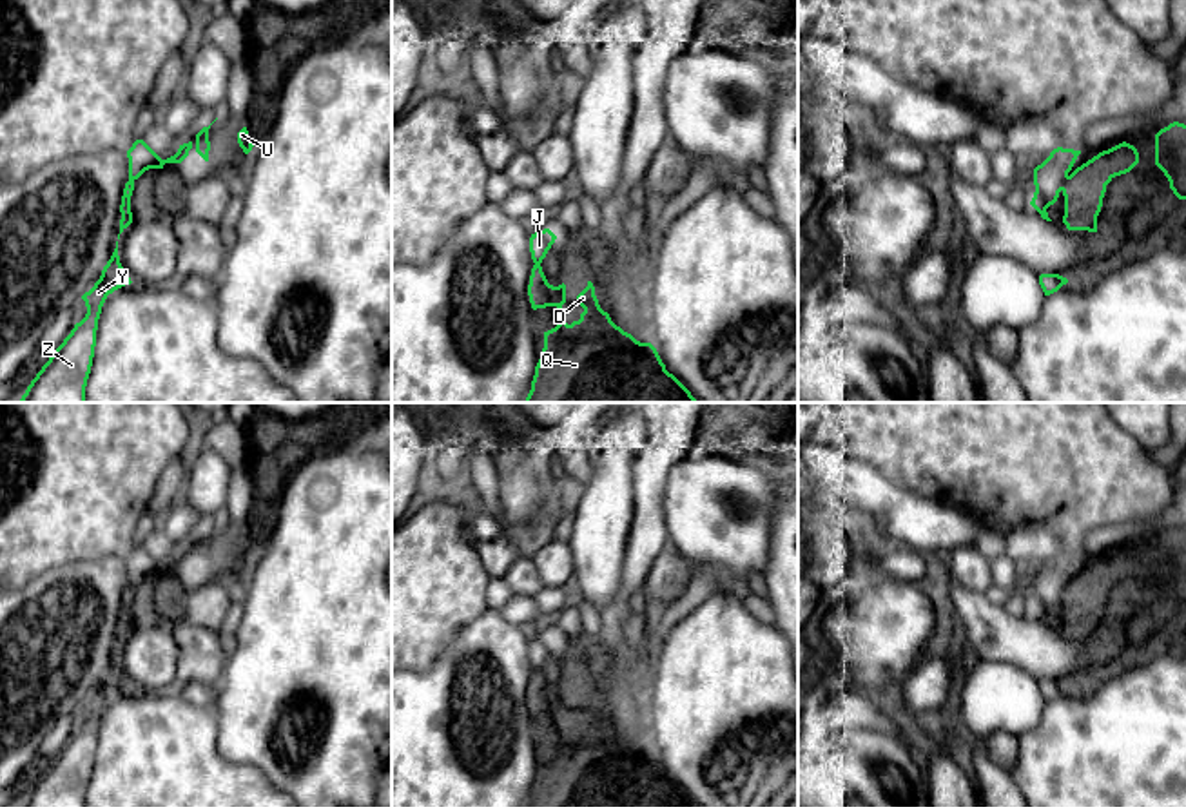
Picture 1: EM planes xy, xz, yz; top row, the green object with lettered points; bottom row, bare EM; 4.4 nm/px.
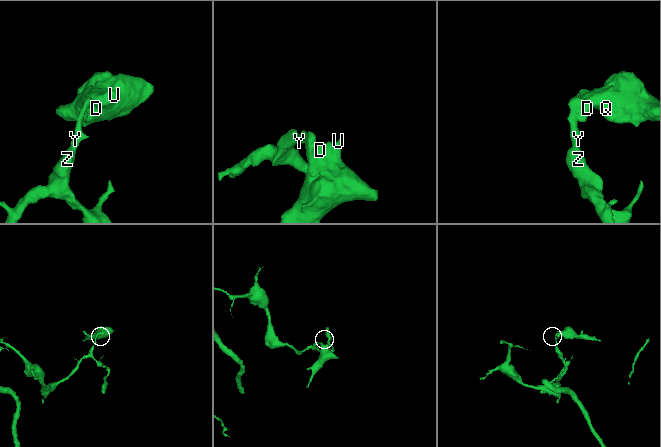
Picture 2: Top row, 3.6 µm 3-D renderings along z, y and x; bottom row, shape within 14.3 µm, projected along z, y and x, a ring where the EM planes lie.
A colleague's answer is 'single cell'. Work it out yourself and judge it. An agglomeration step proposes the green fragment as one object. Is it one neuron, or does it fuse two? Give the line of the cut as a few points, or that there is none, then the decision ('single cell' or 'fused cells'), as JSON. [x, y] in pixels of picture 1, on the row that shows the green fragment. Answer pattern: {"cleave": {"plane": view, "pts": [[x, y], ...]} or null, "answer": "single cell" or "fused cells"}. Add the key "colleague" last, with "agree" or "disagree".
{"cleave": {"plane": "yz", "pts": [[1069, 176], [1059, 189]]}, "answer": "fused cells", "colleague": "disagree"}

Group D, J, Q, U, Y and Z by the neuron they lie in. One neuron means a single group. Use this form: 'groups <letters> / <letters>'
groups D Q U / J Y Z

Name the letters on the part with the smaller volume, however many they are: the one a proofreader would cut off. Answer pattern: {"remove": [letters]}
{"remove": ["D", "Q", "U"]}

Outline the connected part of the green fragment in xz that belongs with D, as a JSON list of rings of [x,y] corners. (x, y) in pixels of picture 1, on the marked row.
[[[591,281],[577,303],[584,308],[578,321],[568,325],[560,319],[544,332],[544,348],[524,403],[700,403],[666,370],[651,343],[637,341],[611,321]]]

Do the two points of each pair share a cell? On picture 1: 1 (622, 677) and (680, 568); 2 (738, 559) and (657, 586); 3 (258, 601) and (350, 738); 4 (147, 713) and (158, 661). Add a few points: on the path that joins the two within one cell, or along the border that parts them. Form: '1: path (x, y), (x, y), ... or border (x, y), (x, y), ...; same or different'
1: border (644, 581), (639, 599), (642, 626); different
2: border (670, 544), (695, 564); different
3: path (292, 635), (330, 673), (330, 697), (334, 704); same
4: border (133, 688), (144, 691), (174, 690); different

